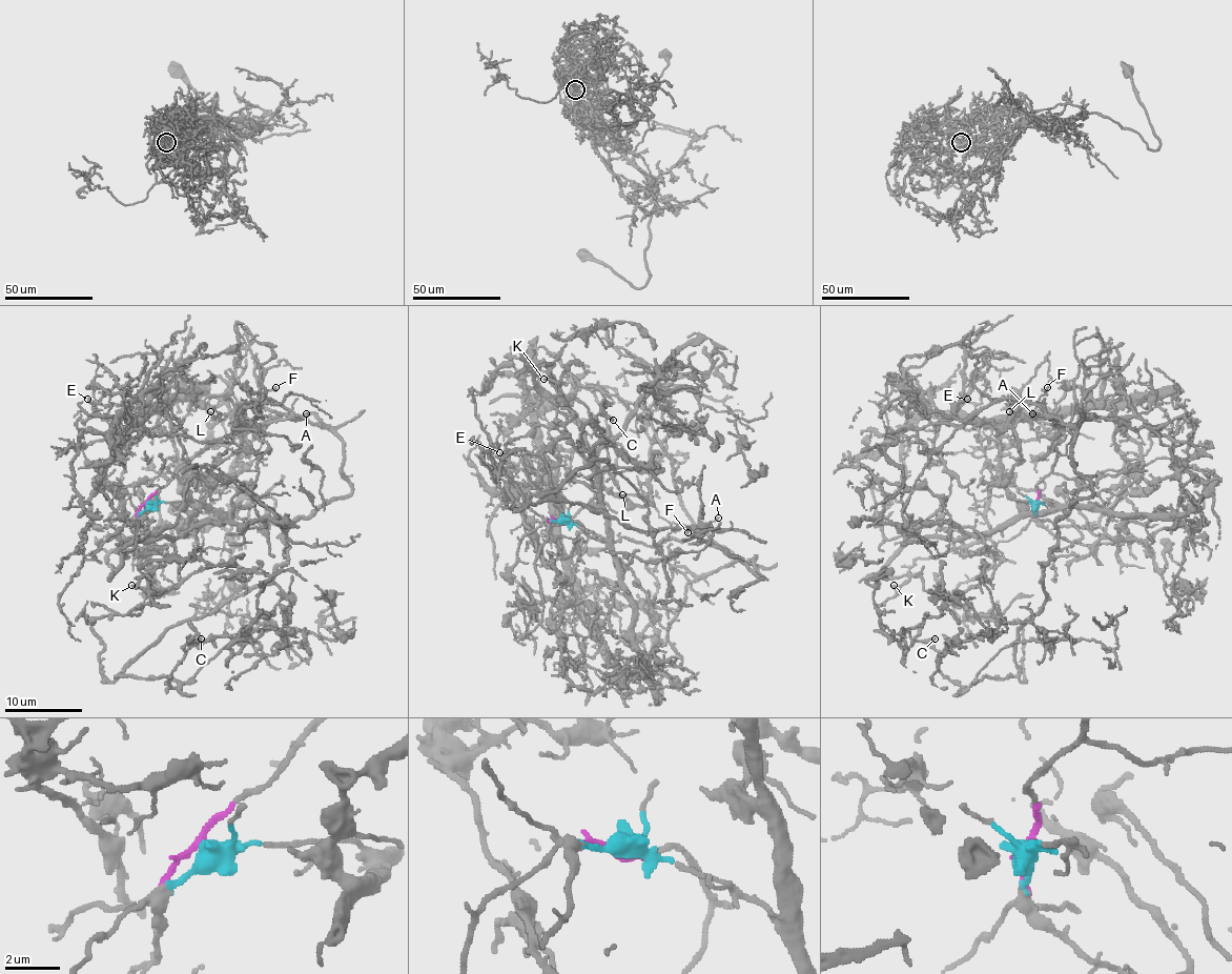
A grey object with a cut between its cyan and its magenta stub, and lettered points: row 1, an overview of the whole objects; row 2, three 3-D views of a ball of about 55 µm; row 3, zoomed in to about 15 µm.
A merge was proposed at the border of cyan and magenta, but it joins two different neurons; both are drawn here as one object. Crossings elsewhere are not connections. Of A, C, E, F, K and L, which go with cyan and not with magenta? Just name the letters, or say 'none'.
E, L

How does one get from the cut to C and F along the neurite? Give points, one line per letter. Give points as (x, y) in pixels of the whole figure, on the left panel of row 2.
C: (146, 502), (243, 427), (342, 442), (347, 494), (270, 577), (118, 674), (171, 686), (201, 637)
F: (146, 502), (199, 452), (224, 437), (286, 419), (289, 416), (278, 404), (259, 400), (262, 392), (275, 386)

